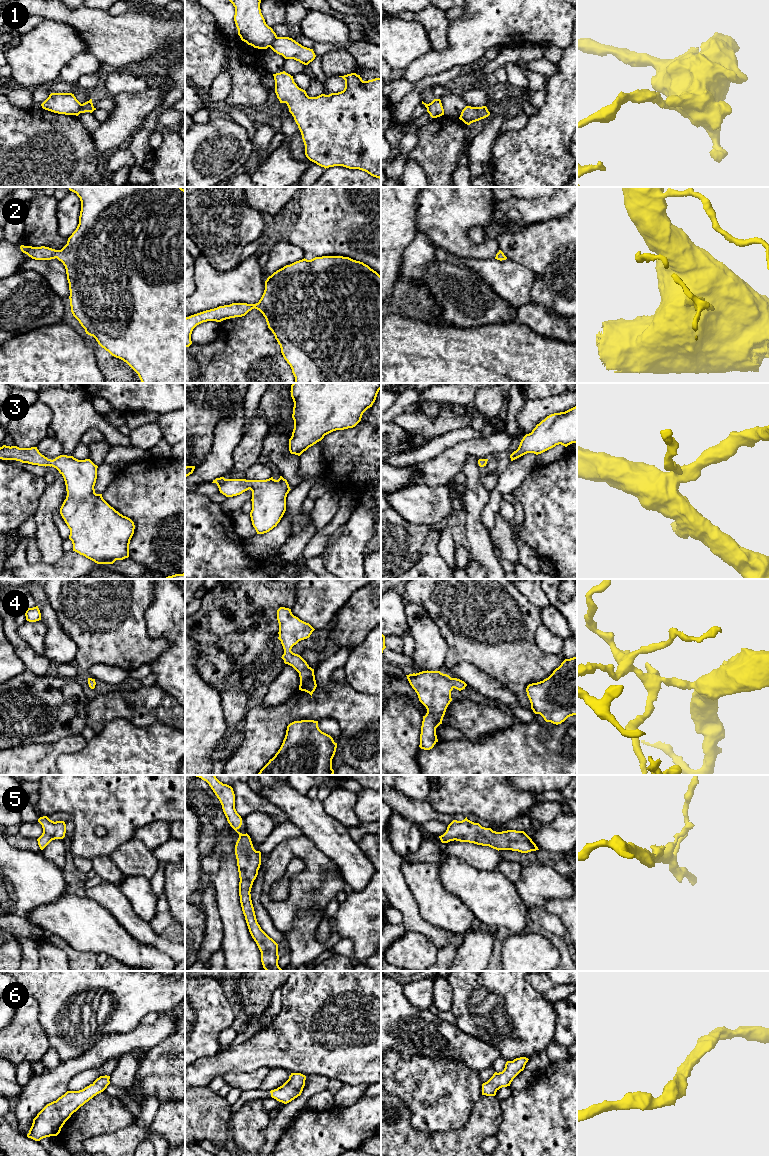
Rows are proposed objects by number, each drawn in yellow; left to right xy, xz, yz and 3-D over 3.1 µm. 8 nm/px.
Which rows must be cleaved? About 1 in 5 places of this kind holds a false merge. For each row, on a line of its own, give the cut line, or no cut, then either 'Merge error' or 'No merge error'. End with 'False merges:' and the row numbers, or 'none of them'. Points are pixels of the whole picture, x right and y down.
1: Split along xz (277, 37), (269, 46). Merge error
2: No split. No merge error
3: No split. No merge error
4: No split. No merge error
5: No split. No merge error
6: No split. No merge error
False merges: 1

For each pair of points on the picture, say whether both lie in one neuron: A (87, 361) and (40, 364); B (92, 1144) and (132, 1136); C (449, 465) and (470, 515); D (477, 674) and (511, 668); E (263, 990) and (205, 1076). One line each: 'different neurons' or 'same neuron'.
A: same neuron
B: same neuron
C: different neurons
D: different neurons
E: different neurons

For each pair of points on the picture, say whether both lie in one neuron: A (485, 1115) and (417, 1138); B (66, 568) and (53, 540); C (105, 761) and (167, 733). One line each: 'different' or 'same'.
A: same
B: different
C: same

